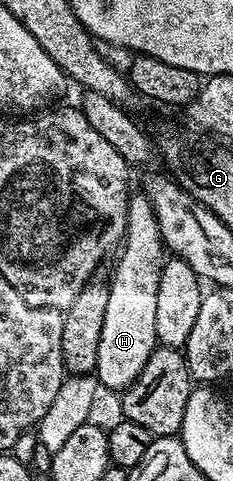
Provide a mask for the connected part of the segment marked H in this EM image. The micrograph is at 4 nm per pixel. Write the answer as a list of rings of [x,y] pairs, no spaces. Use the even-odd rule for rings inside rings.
[[[135,192],[127,200],[127,233],[118,251],[119,263],[115,266],[115,279],[109,282],[109,304],[105,304],[105,324],[101,324],[101,344],[97,344],[97,364],[93,371],[98,385],[107,390],[122,392],[141,376],[141,368],[155,351],[155,317],[157,316],[157,288],[161,284],[161,272],[165,261],[165,247],[161,228],[153,210],[153,204],[142,192]]]

